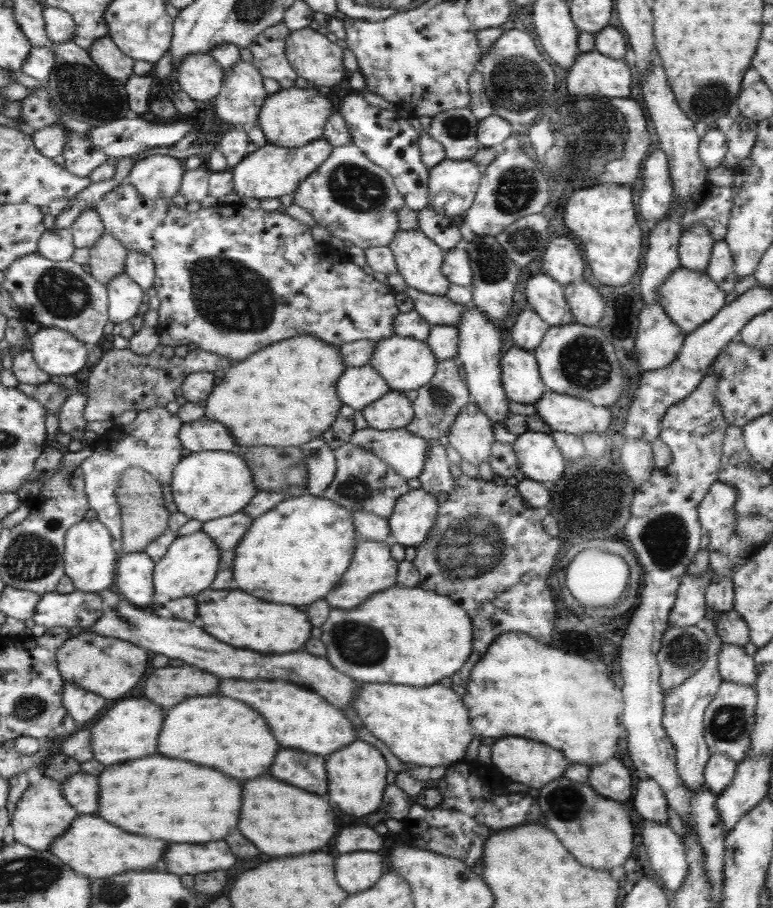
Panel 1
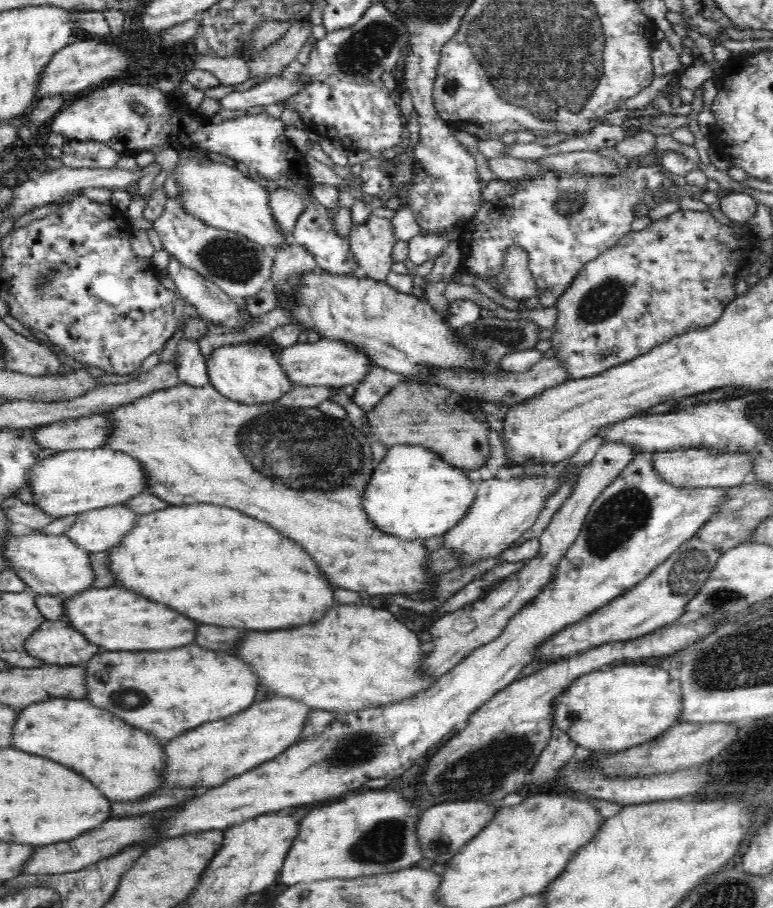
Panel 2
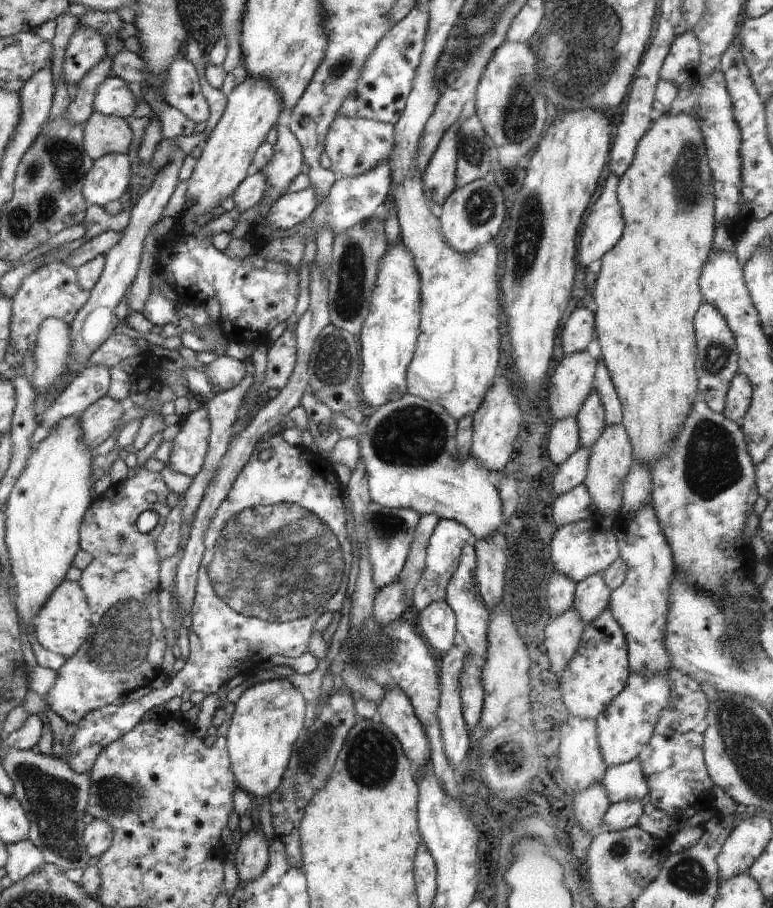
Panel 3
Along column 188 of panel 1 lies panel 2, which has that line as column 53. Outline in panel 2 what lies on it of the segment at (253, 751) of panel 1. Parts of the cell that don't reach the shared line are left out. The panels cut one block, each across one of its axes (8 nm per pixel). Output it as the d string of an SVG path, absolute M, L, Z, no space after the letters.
M48 698L42 704L28 704L14 722L12 748L46 756L48 760L72 768L86 776L108 800L132 802L156 790L164 768L160 740L82 699Z

